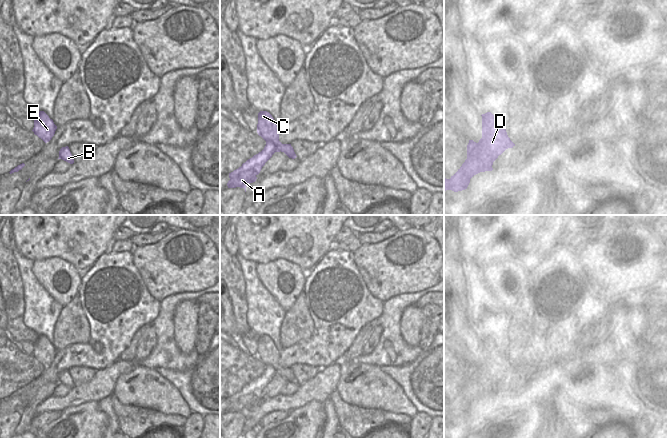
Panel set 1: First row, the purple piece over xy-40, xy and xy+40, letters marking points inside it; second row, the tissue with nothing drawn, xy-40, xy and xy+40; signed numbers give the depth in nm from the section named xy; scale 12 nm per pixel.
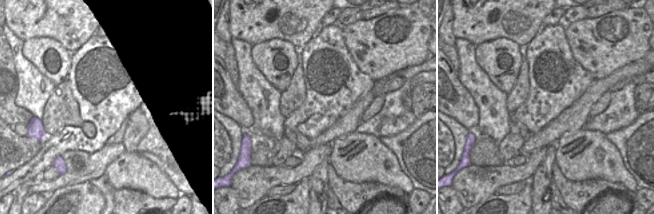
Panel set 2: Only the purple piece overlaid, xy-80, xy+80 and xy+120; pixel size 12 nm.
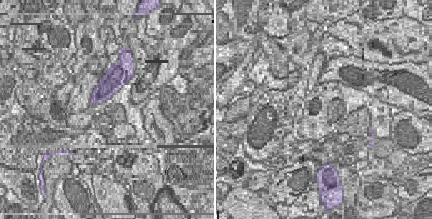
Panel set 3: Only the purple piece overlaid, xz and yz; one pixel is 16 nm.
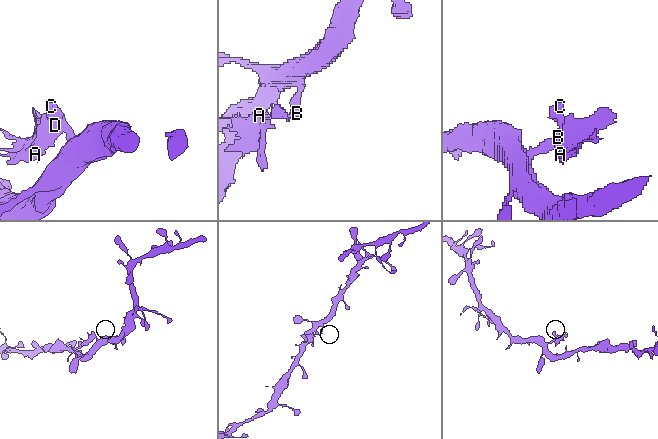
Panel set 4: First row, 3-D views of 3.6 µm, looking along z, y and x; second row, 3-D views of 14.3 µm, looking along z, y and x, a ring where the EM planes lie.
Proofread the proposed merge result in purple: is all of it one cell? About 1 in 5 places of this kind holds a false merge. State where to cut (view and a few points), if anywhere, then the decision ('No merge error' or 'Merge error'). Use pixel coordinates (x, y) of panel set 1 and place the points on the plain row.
Split along xy (280, 366), (278, 369), (279, 374). Merge error

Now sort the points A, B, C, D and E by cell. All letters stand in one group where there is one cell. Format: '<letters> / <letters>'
A C D E / B

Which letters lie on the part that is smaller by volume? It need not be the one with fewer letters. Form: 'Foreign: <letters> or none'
Foreign: A, C, D, E

